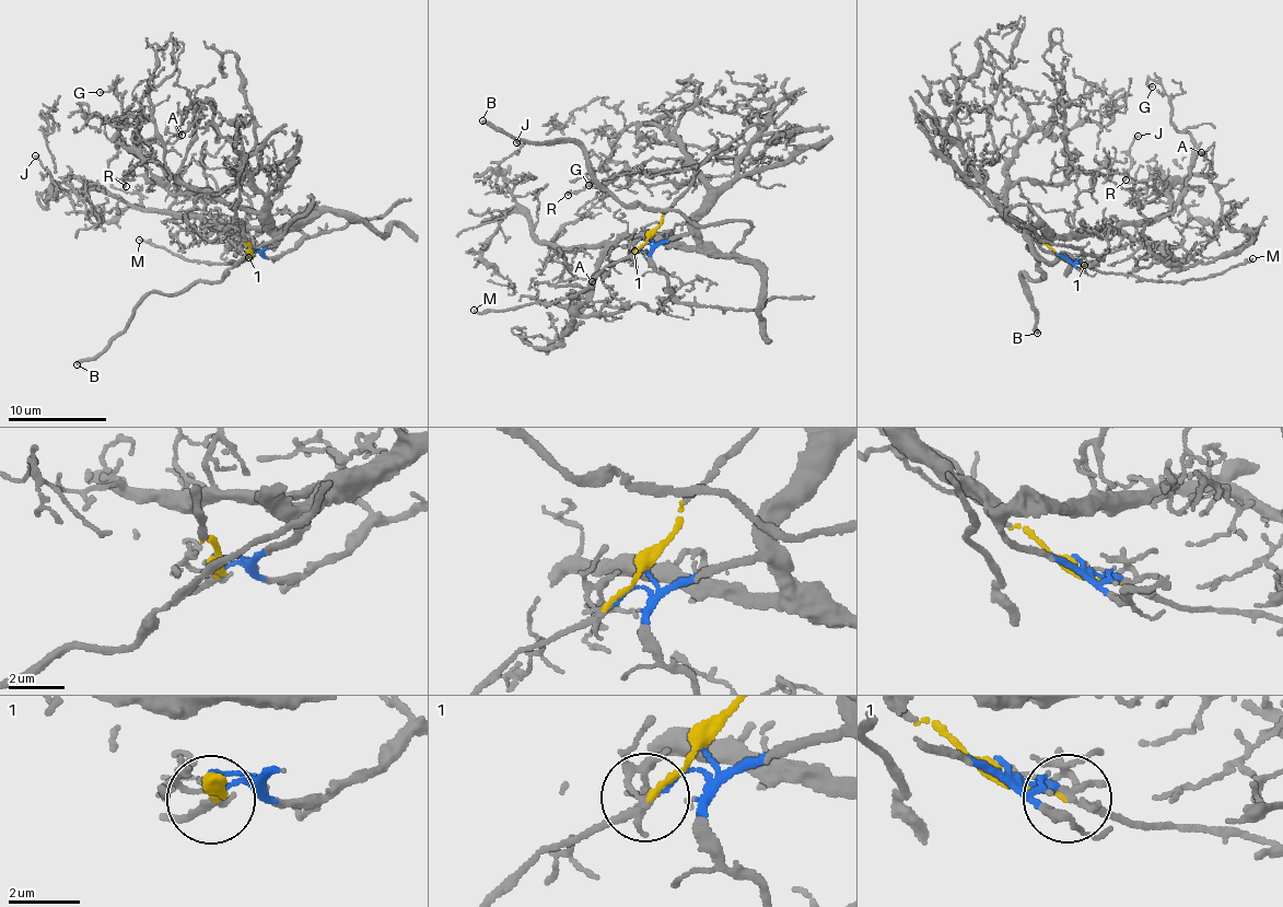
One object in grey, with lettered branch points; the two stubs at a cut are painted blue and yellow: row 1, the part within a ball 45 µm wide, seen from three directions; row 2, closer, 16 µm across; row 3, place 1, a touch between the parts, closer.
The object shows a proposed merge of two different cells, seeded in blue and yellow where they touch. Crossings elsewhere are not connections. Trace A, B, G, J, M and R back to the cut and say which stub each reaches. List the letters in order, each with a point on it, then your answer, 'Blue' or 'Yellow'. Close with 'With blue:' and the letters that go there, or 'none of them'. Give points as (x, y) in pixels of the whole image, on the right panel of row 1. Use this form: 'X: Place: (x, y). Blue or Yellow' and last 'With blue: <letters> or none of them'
A: Place: (1201, 152). Blue
B: Place: (1037, 333). Blue
G: Place: (1152, 86). Blue
J: Place: (1138, 136). Blue
M: Place: (1252, 258). Yellow
R: Place: (1126, 179). Blue
With blue: A, B, G, J, R

